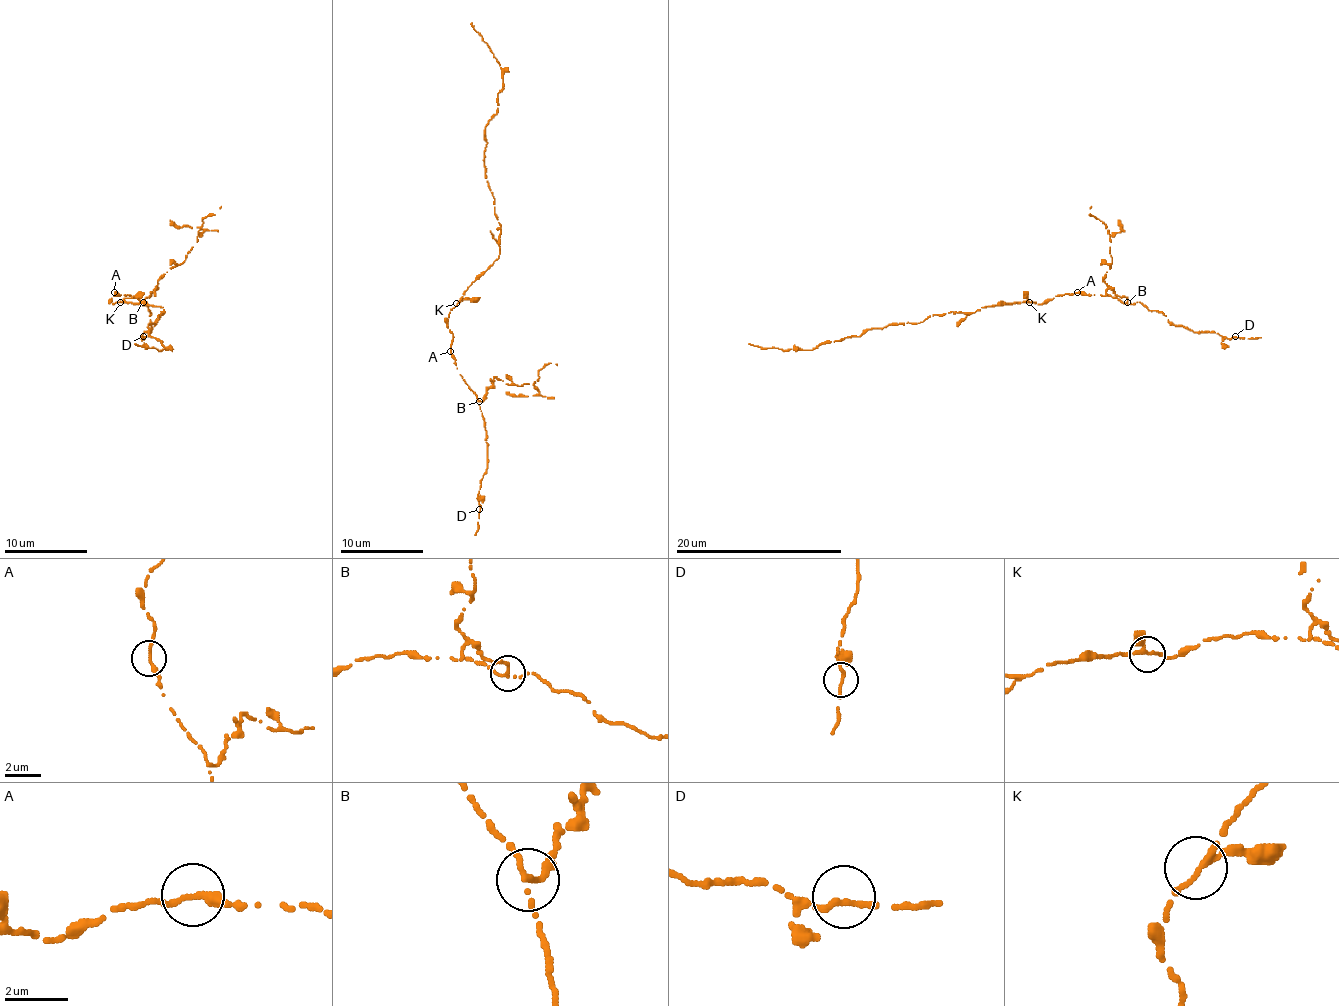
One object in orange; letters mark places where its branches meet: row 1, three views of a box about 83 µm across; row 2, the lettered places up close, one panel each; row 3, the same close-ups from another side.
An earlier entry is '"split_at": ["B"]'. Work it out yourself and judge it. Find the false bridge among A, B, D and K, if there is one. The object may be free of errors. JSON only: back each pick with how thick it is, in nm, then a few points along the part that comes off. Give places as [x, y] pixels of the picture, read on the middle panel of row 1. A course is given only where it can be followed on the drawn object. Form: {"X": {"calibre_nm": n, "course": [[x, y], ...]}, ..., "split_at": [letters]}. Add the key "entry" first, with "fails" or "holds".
{"entry": "holds", "B": {"calibre_nm": 160, "course": [[479, 401], [494, 378], [519, 386], [533, 384], [537, 380], [537, 372], [550, 363], [556, 365]]}, "split_at": ["B"]}

